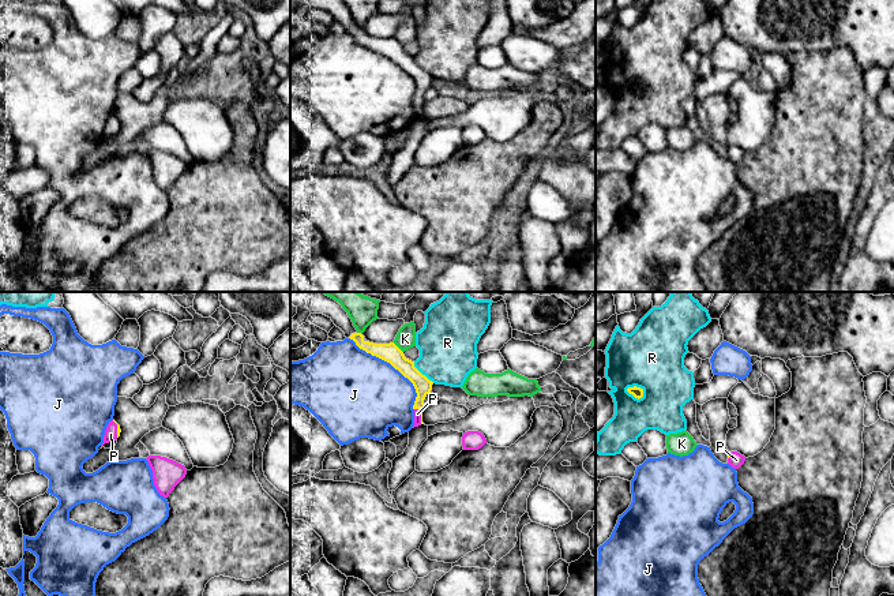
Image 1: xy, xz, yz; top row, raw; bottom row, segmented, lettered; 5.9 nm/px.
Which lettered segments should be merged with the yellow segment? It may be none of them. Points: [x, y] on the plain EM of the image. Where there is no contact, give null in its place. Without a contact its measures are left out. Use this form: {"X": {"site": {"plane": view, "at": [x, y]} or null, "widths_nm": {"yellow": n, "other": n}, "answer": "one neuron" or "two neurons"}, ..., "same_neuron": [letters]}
{"J": {"site": {"plane": "xz", "at": [394, 62]}, "widths_nm": {"yellow": 110, "other": 480}, "answer": "two neurons"}, "K": {"site": {"plane": "xz", "at": [397, 41]}, "widths_nm": {"yellow": 110, "other": 120}, "answer": "two neurons"}, "P": {"site": {"plane": "xz", "at": [421, 109]}, "widths_nm": {"yellow": 100, "other": 50}, "answer": "one neuron"}, "R": {"site": {"plane": "yz", "at": [635, 92]}, "widths_nm": {"yellow": 60, "other": 380}, "answer": "two neurons"}, "same_neuron": ["P"]}

